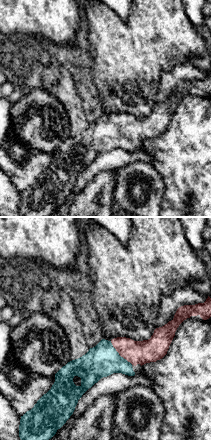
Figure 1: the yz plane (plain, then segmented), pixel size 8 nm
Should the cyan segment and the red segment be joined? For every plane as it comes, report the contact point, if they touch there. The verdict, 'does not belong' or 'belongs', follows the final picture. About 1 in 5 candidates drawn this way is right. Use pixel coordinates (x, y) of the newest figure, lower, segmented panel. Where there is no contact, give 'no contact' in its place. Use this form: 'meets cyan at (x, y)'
meets cyan at (118, 354)

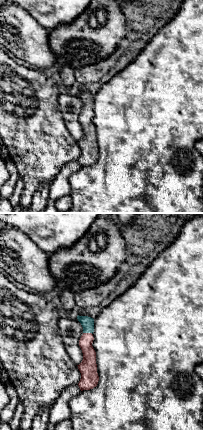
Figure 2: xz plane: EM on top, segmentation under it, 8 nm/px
meets cyan at (88, 332)

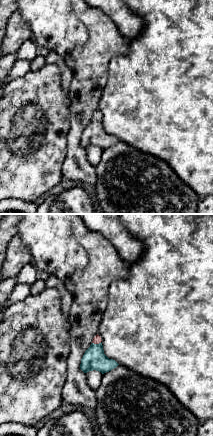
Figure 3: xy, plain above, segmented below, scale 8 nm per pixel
meets cyan at (96, 344)

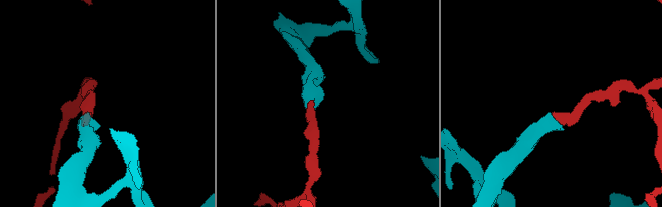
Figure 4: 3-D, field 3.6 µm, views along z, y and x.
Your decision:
belongs

